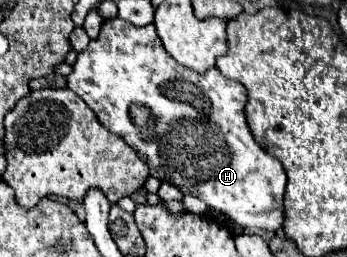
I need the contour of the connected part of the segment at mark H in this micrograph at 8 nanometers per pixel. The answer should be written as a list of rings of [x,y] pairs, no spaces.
[[[120,18],[104,20],[98,38],[90,40],[88,48],[80,52],[72,64],[66,84],[88,104],[104,128],[108,128],[112,134],[118,134],[132,150],[138,152],[142,160],[146,160],[152,176],[172,178],[174,186],[198,196],[212,210],[224,212],[244,228],[254,226],[274,232],[282,228],[286,172],[280,160],[268,156],[268,152],[264,152],[252,140],[252,132],[244,120],[246,88],[240,82],[224,78],[218,68],[198,74],[178,64],[164,50],[154,24],[138,28]]]

